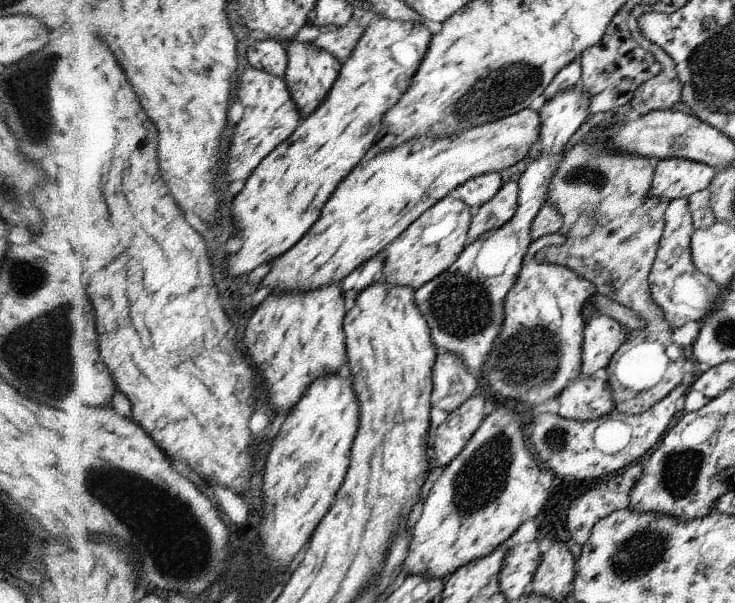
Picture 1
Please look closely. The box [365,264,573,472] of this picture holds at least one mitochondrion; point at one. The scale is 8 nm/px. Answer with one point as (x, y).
(532, 357)

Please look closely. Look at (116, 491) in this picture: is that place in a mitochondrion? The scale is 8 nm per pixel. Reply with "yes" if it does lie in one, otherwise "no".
yes

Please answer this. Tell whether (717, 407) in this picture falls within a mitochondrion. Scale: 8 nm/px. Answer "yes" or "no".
no

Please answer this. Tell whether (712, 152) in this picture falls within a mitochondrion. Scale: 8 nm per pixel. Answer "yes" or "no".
no

